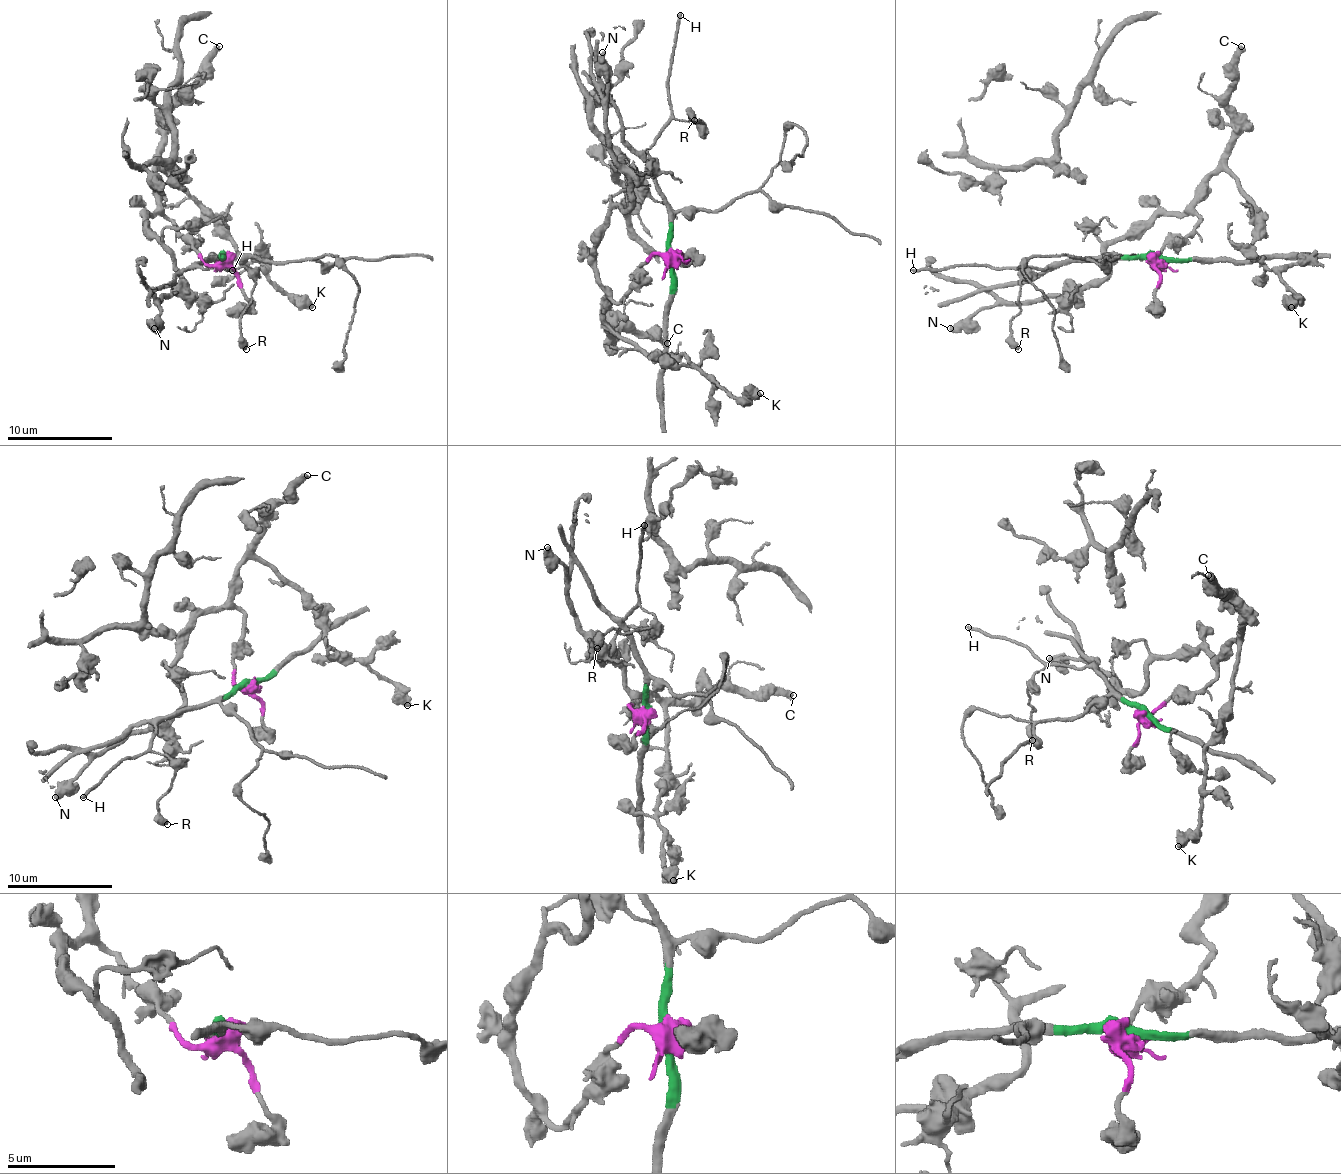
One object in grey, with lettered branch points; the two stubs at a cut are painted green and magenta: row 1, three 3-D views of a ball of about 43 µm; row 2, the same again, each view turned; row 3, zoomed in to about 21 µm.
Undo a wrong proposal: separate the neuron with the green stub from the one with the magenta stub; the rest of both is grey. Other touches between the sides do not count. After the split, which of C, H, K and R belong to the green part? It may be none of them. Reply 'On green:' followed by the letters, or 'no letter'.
On green: H, R

